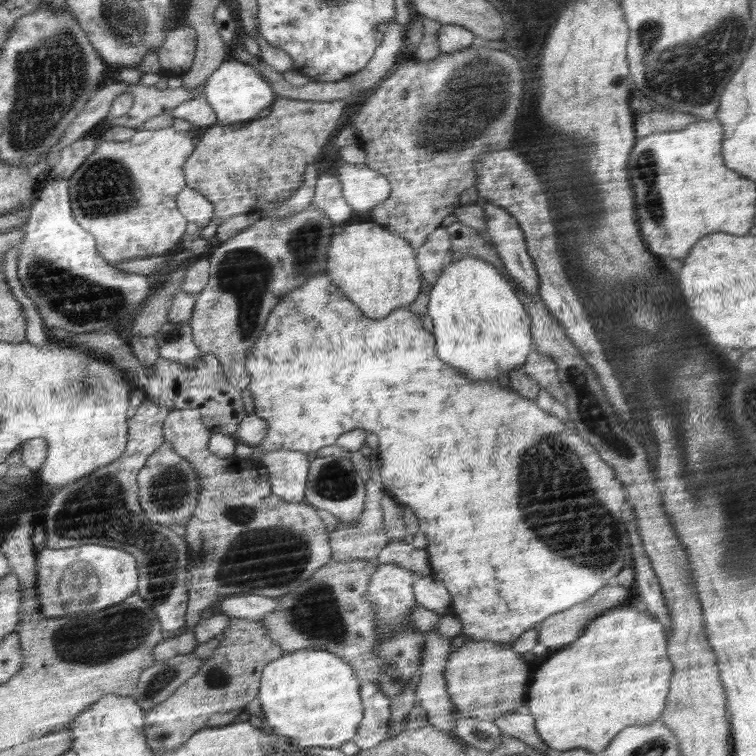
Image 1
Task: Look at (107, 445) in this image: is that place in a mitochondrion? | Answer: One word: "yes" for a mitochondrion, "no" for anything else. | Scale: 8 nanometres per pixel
no

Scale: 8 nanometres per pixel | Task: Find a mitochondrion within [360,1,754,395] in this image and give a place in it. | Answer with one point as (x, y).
(694, 70)

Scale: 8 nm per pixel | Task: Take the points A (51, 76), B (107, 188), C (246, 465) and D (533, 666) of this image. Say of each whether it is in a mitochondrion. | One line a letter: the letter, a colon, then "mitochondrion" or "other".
A: mitochondrion
B: mitochondrion
C: other
D: other

